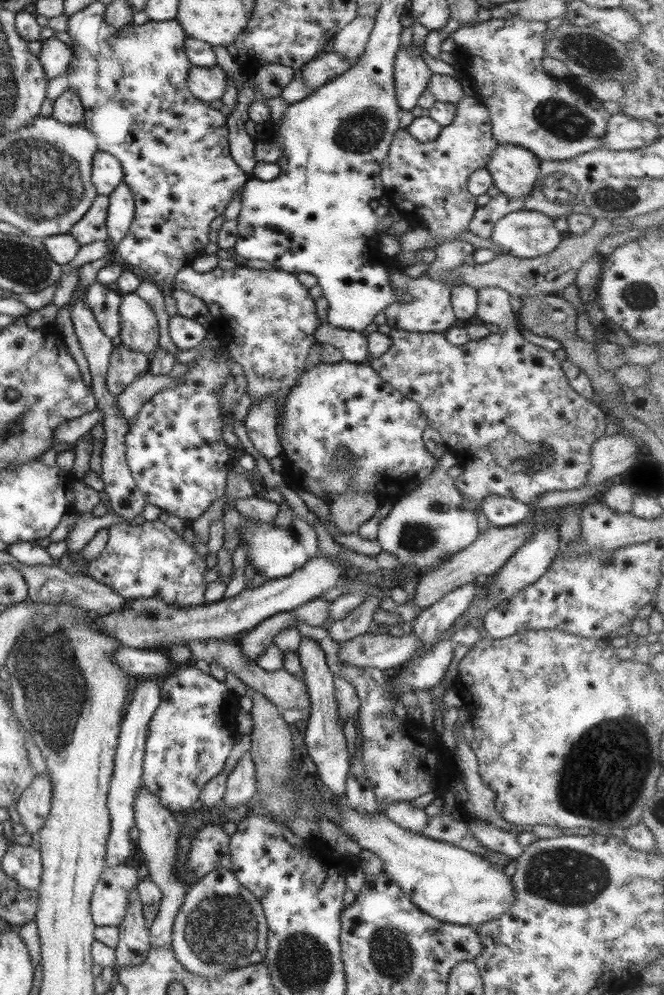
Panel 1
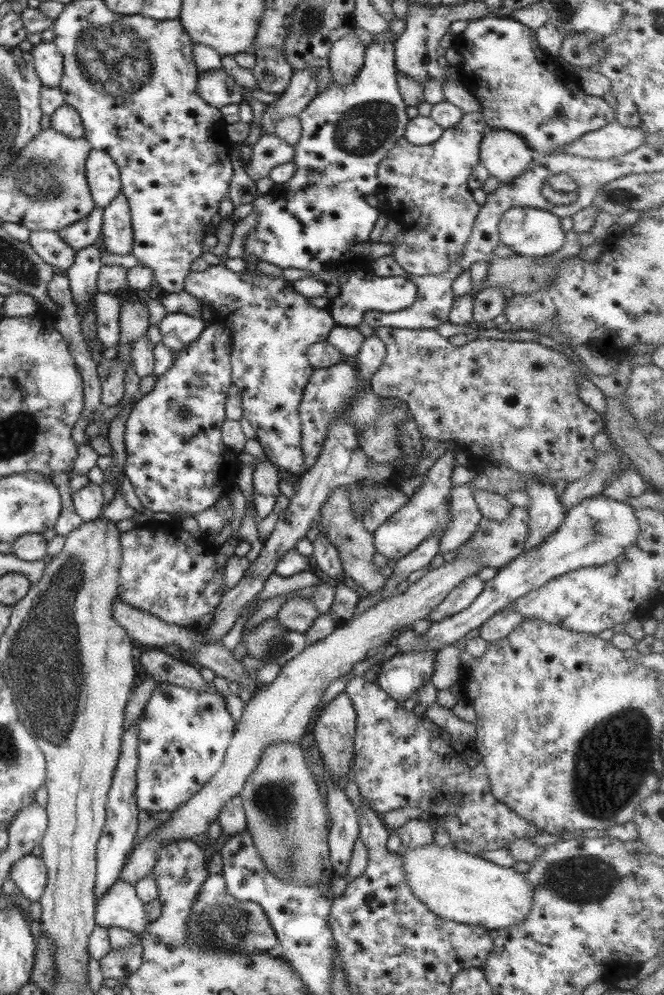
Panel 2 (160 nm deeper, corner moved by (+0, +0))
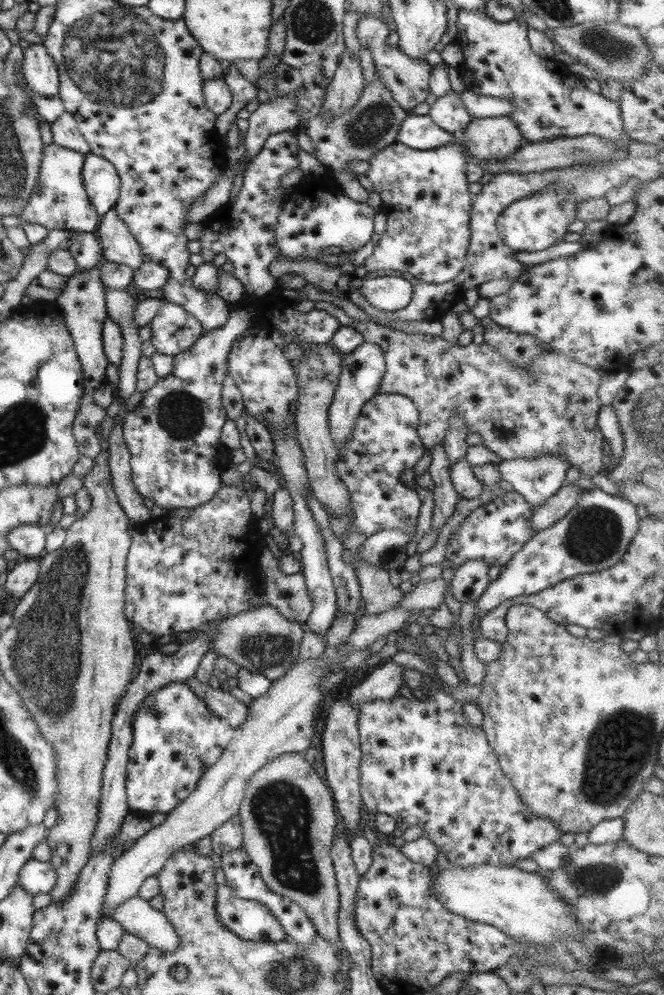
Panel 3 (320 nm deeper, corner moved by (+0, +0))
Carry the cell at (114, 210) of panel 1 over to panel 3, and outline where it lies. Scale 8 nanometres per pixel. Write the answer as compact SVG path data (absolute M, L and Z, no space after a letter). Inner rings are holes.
M112 208L100 217L95 235L100 242L102 259L123 264L135 274L143 263L143 254L125 223L116 217Z

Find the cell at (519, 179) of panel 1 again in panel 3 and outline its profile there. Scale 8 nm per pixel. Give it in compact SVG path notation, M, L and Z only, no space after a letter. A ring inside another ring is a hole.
M506 116L472 118L462 130L460 144L477 160L500 163L520 145L517 125Z

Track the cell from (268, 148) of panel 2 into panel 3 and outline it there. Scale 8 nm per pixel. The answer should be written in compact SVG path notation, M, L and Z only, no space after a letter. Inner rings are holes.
M281 131L269 135L264 142L263 148L254 155L250 163L243 170L242 184L237 190L233 201L227 201L223 206L215 209L209 216L206 216L201 223L199 240L201 250L199 256L203 263L212 263L215 255L222 254L233 265L233 276L239 280L243 286L244 293L247 296L255 298L265 297L278 289L277 280L268 272L270 262L276 260L277 250L275 250L274 230L276 227L277 217L279 216L280 206L282 204L294 201L297 197L296 189L291 187L283 188L280 184L282 176L289 174L291 170L299 166L297 159L297 141L289 131Z

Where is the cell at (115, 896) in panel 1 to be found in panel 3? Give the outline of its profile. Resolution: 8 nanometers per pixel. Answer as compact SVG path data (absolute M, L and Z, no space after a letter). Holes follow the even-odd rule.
M136 895L116 906L110 918L116 920L126 933L161 952L173 952L180 945L179 936L162 911L153 910L148 901Z

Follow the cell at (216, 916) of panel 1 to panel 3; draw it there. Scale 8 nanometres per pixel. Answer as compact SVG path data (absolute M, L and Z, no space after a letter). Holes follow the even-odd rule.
M225 884L216 885L214 909L220 925L243 940L274 943L287 938L283 927L263 905L237 898Z

